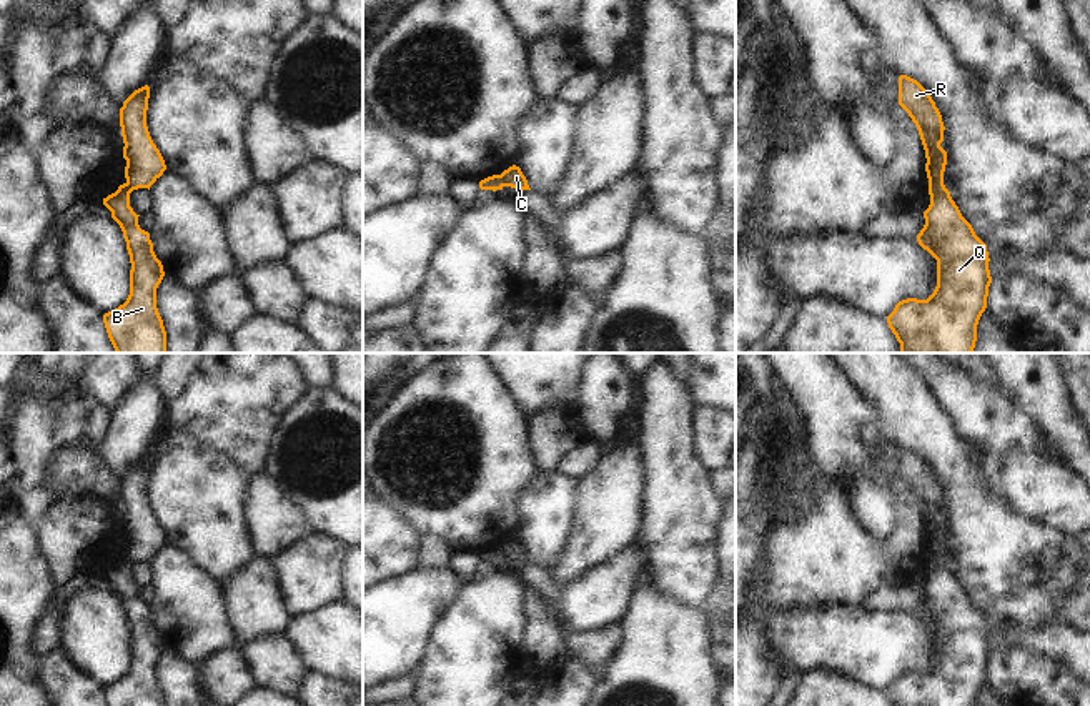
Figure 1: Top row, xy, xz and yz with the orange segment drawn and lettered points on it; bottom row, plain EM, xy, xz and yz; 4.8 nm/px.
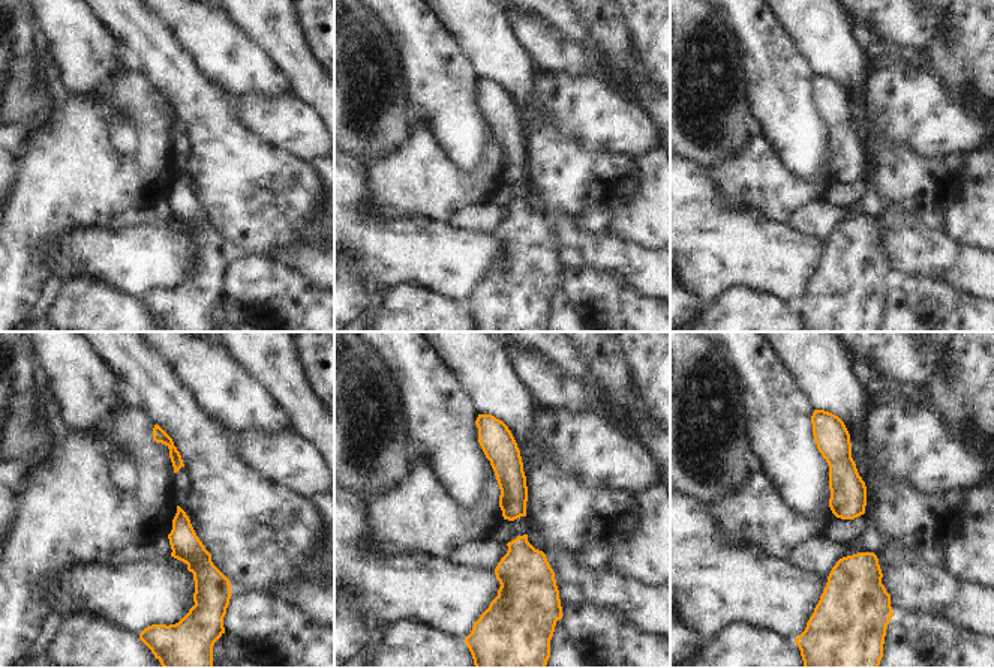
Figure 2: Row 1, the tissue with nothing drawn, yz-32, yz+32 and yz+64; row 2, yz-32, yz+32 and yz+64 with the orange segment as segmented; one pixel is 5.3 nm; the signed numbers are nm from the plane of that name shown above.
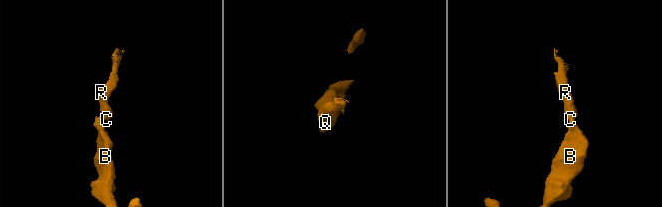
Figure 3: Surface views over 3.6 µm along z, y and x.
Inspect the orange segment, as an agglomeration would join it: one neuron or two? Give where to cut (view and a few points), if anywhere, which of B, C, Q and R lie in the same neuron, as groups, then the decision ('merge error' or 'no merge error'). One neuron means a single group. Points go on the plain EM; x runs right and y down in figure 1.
cut in yz along (942, 555), (929, 560); B Q / C R; merge error

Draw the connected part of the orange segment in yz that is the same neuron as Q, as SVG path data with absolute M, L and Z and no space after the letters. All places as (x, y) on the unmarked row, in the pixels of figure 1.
M944 556L929 559L930 578L919 618L937 633L937 659L927 673L907 671L887 689L892 706L977 706L987 681L987 618L975 608Z

